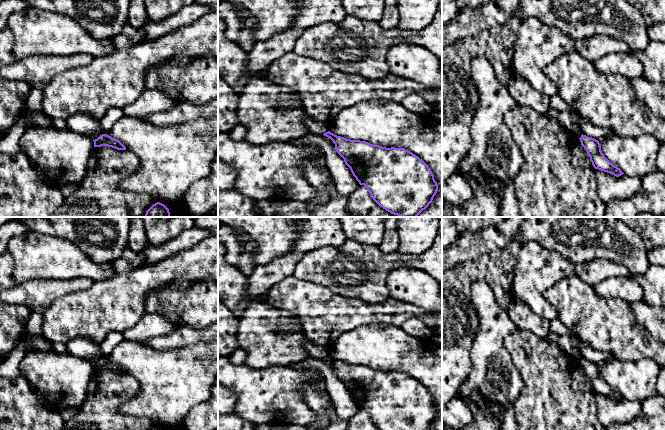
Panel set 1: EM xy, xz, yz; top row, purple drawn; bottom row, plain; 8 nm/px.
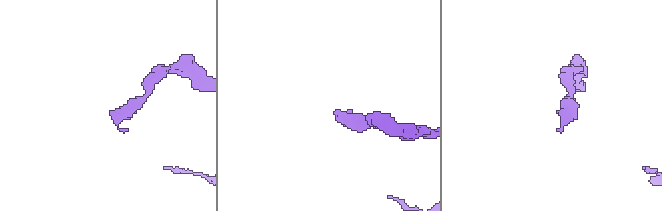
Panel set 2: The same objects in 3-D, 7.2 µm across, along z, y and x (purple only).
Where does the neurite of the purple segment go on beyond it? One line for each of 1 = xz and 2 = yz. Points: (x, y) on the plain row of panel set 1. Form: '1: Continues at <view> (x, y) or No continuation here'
1: No continuation here
2: No continuation here

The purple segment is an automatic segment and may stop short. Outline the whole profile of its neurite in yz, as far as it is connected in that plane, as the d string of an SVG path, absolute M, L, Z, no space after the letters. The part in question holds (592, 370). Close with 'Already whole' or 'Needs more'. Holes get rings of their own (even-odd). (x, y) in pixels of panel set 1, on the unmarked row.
M581 359L579 362L581 369L586 374L590 381L590 385L595 393L613 398L616 401L623 399L624 397L620 392L613 389L602 377L601 370L598 364L588 361L586 359Z. Already whole

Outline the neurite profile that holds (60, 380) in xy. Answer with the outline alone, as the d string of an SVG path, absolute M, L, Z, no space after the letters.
M31 351L19 365L21 374L45 405L60 412L65 407L80 407L86 397L87 385L94 374L93 363L71 354Z

